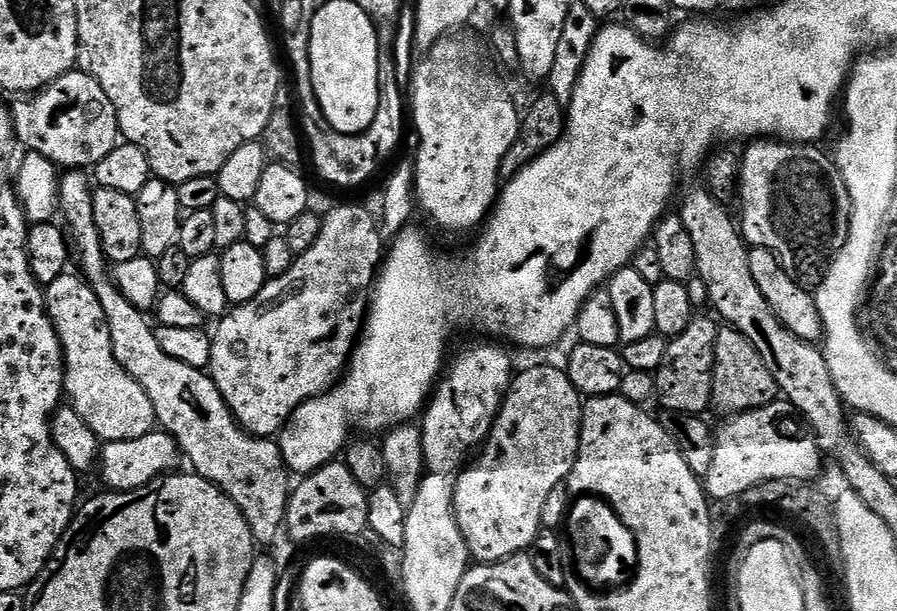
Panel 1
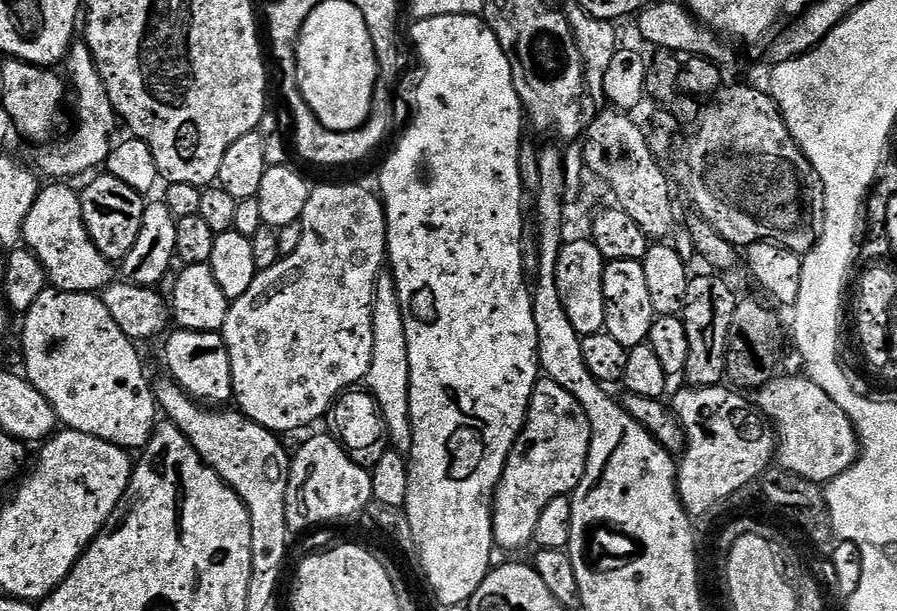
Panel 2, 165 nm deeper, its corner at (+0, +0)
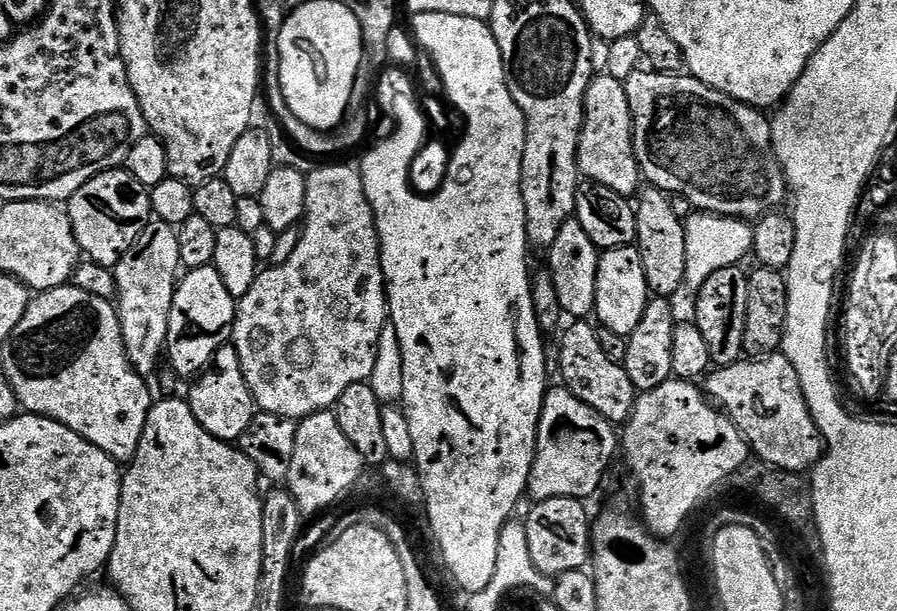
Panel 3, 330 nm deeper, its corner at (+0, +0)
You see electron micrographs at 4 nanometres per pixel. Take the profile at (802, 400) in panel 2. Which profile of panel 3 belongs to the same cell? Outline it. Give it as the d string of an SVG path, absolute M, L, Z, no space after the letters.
M783 354L741 358L706 376L709 397L731 418L761 461L787 472L807 473L824 455L824 437L810 414L798 370Z

